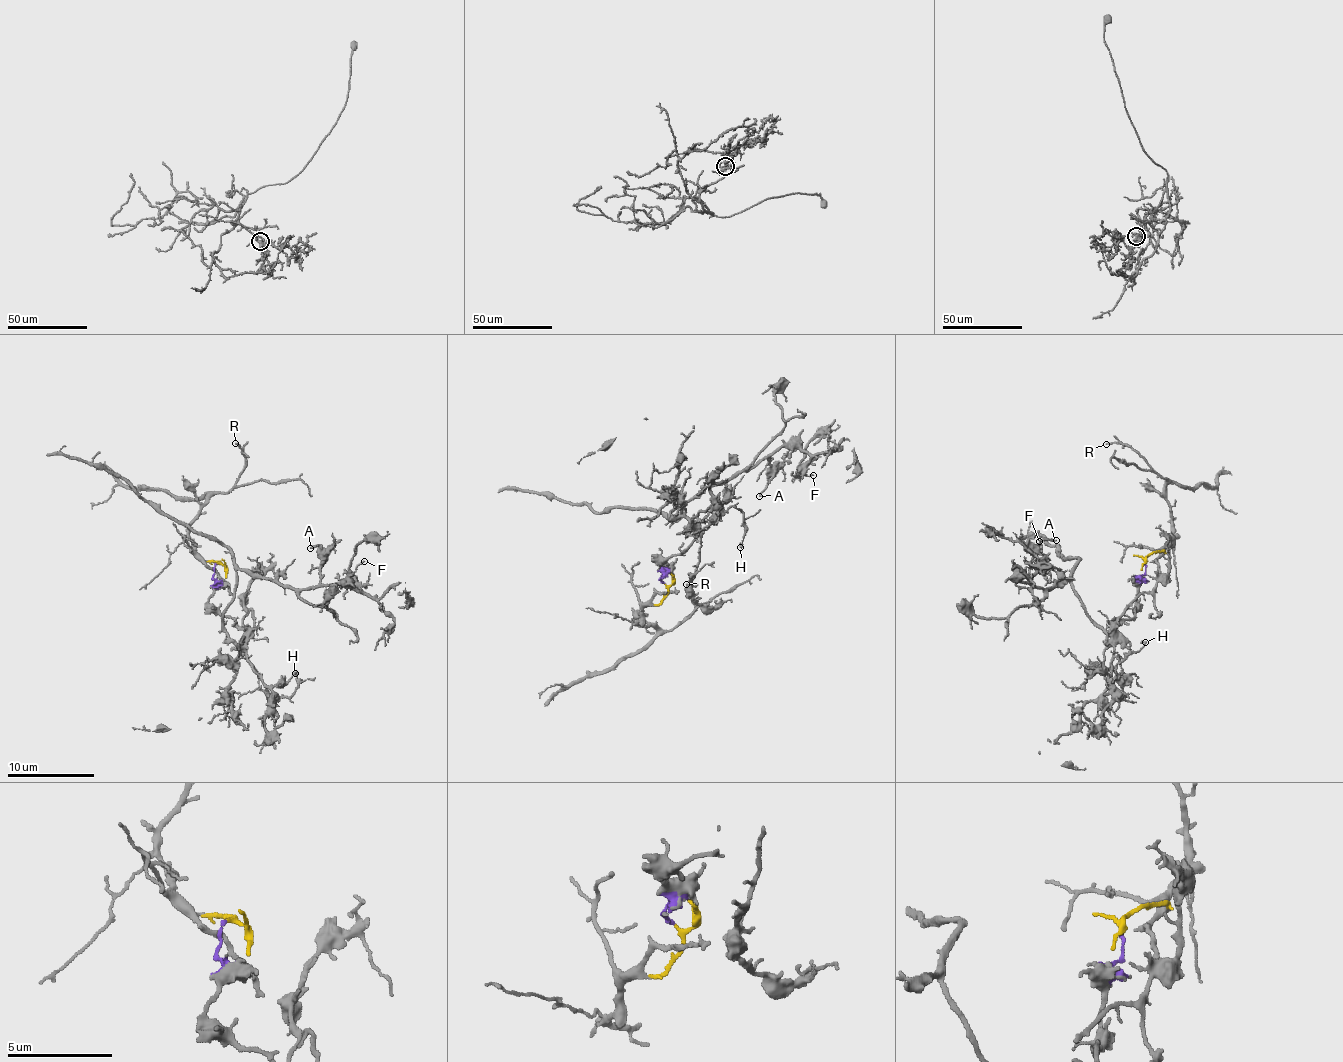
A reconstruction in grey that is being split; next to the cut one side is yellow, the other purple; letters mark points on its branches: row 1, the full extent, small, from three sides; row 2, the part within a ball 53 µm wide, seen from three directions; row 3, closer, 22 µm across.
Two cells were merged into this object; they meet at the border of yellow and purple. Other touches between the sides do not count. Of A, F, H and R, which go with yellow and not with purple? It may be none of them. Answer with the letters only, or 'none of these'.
R

